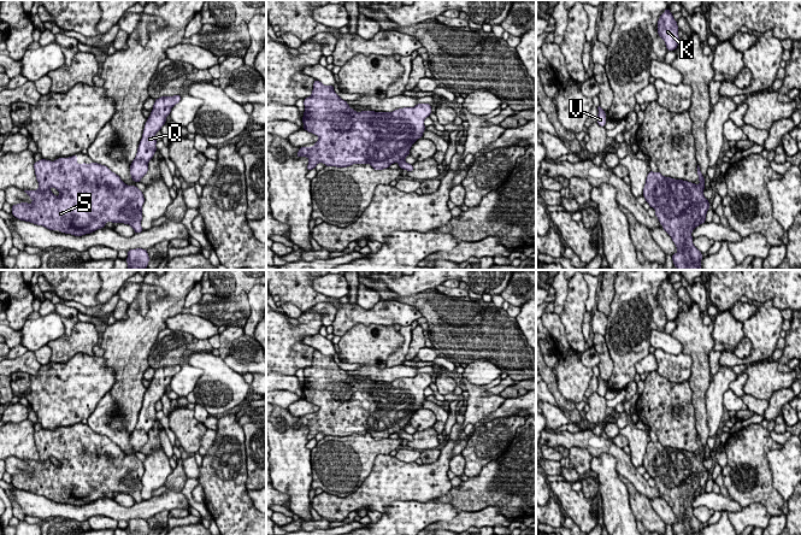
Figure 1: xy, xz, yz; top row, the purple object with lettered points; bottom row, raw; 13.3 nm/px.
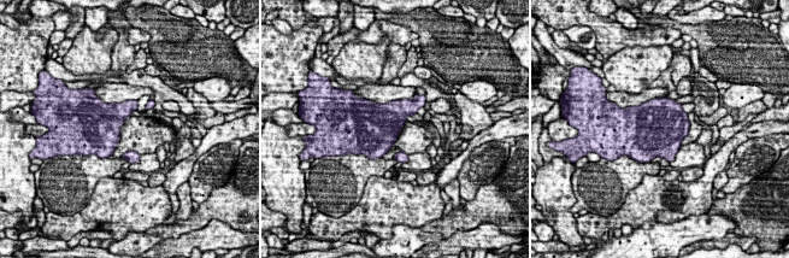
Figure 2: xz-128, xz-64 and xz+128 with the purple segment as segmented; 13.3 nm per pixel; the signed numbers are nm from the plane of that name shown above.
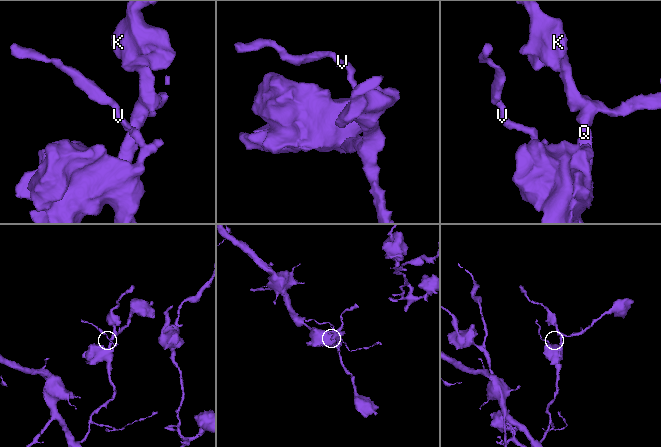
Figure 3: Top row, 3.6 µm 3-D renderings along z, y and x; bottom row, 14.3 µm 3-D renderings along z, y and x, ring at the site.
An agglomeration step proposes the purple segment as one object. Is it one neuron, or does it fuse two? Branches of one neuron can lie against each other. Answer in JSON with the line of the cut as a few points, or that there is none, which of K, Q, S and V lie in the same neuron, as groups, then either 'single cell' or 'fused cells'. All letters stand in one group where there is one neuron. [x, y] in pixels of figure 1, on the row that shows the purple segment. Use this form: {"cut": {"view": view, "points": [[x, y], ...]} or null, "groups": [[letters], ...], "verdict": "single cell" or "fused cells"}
{"cut": null, "groups": [["K", "Q", "S", "V"]], "verdict": "single cell"}

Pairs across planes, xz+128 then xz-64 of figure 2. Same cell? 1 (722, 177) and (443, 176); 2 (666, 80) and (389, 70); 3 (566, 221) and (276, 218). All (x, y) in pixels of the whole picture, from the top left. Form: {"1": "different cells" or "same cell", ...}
{"1": "different cells", "2": "same cell", "3": "different cells"}

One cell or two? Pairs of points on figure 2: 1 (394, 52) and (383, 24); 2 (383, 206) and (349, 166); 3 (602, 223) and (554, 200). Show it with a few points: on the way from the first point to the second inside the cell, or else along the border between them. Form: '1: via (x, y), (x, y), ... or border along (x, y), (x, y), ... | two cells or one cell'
1: border along (390, 40), (404, 47) | two cells
2: border along (383, 175), (369, 179), (352, 209) | two cells
3: border along (575, 218), (577, 232), (582, 236) | two cells

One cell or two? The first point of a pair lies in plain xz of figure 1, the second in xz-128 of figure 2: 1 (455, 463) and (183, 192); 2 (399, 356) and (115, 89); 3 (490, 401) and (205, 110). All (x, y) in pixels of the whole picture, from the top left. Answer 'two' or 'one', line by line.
1: one
2: two
3: one

